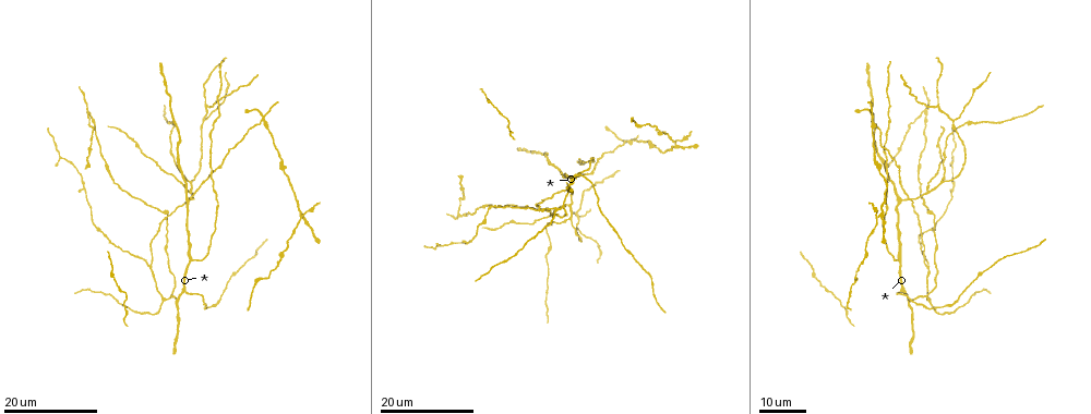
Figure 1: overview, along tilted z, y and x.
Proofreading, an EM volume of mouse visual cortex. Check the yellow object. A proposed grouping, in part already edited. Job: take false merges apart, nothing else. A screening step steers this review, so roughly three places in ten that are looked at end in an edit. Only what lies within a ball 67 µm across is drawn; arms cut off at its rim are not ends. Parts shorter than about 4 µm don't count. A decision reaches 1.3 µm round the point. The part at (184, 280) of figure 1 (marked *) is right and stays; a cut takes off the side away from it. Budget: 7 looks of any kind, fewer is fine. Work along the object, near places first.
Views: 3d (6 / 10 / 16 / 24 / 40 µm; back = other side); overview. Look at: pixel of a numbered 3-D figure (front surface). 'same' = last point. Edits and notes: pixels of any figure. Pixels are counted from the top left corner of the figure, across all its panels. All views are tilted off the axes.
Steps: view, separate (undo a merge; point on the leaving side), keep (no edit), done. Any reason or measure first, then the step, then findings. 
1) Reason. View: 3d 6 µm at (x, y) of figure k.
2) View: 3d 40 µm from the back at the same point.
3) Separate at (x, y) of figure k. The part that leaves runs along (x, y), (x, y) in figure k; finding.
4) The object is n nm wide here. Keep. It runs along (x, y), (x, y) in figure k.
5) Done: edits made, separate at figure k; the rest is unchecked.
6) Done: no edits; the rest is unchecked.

Three-way junction. View: 3d 24 µm at (184, 289) of figure 1.

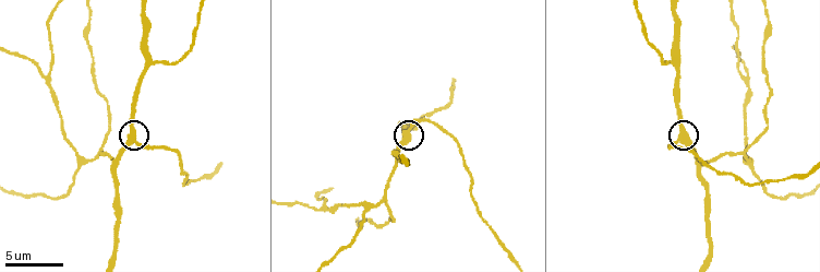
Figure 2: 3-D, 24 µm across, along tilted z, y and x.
Closer look. View: 3d 10 µm at (408, 135) of figure 2.

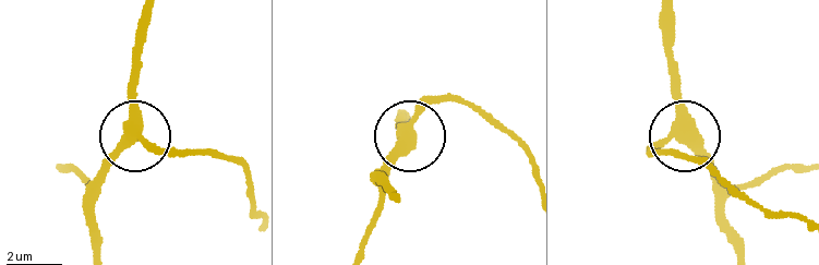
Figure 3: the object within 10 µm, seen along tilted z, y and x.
3 arms meet here. Keep. It runs along (674, 73), (676, 132), (652, 155) in figure 3; all the same cell.

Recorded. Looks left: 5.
Side arm on a straight run. View: 3d 24 µm at (457, 216) of figure 1.

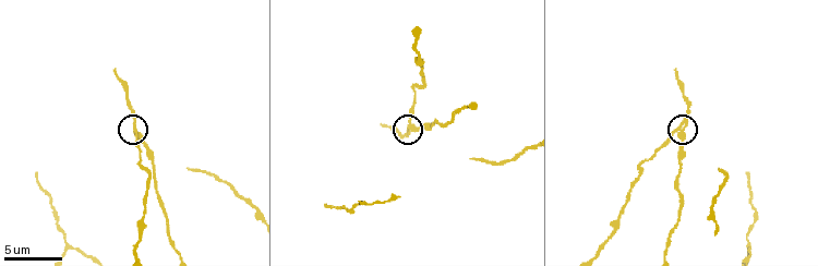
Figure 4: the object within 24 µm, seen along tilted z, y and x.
View: 3d 6 µm at (133, 130) of figure 4.

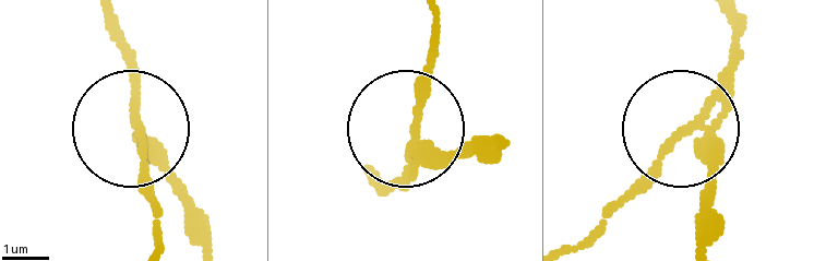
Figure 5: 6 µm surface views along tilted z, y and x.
The object is 220 nm wide here. Separate at (142, 139) of figure 5. The part that leaves runs along (133, 93), (163, 246) in figure 5; a second cell is stuck on.

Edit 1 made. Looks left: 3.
See it whole again. View: overview.

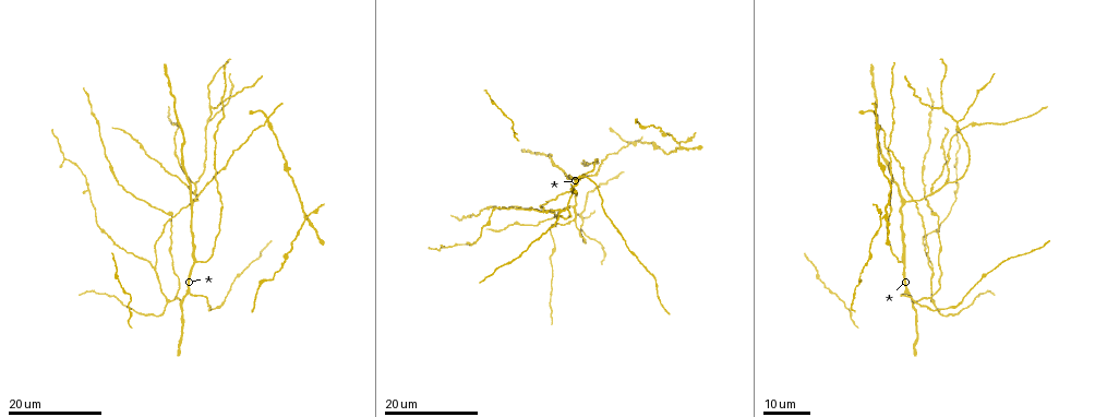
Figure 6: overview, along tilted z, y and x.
Thick turns thin. View: 3d 24 µm at (166, 214) of figure 6.

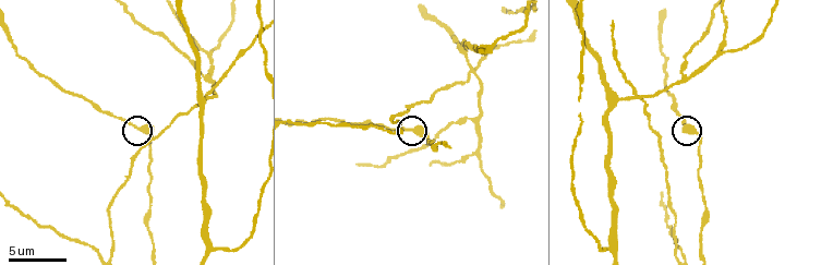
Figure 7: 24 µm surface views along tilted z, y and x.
View: 3d 10 µm at (411, 128) of figure 7.

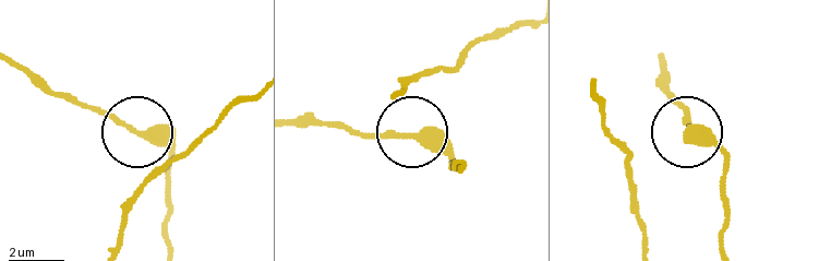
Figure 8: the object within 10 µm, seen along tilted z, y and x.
Keep. It runs along (171, 250), (169, 151), (80, 104) in figure 8; all the same cell.

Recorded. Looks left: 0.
Done: edits made, separate at figure 5; the rest is unchecked.

